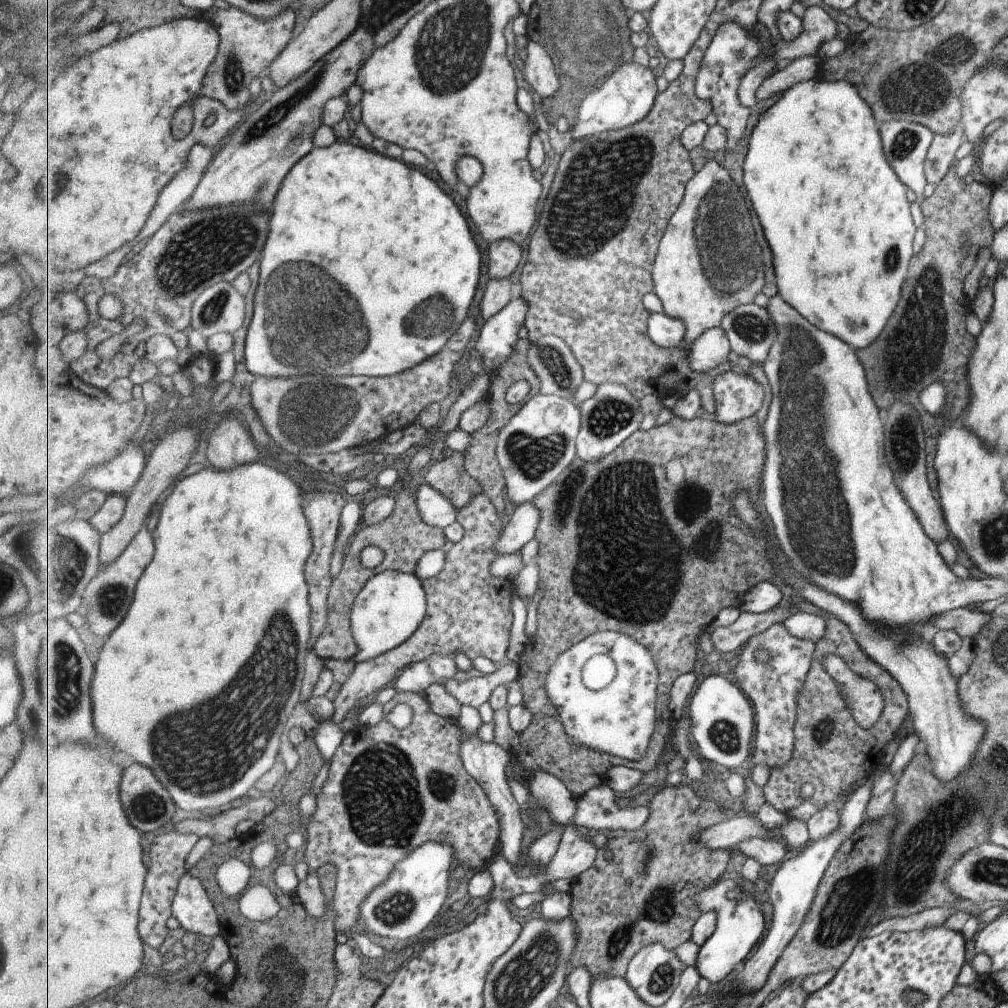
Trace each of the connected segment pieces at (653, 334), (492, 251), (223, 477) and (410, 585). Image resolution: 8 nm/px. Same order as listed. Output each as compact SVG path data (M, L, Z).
M652 313L648 320L647 334L666 349L677 348L686 338L686 324L667 313Z
M510 240L499 241L489 246L488 250L488 273L491 279L508 279L521 264L523 252L517 243Z
M261 460L250 463L242 467L230 471L218 471L213 466L206 464L205 468L200 472L185 476L183 479L176 483L173 491L166 496L158 512L158 521L153 529L152 535L154 542L156 543L156 556L153 559L151 565L145 570L144 576L140 578L138 582L136 593L129 609L127 616L124 618L125 622L122 622L106 639L100 652L100 659L97 661L95 667L95 674L92 680L92 709L94 716L94 725L97 732L99 732L104 738L105 742L109 742L109 747L117 752L125 752L129 756L133 756L135 760L139 760L141 764L153 768L153 772L157 774L157 778L161 778L161 782L165 782L165 788L169 790L169 794L173 794L173 800L177 804L179 810L187 811L191 813L199 813L202 810L211 810L211 808L221 808L225 804L231 804L238 798L243 798L249 794L251 788L255 788L255 784L275 766L277 758L279 758L281 750L281 736L283 736L283 730L285 730L285 724L293 712L293 708L297 706L299 697L303 696L303 681L306 672L306 654L309 649L310 638L312 637L312 606L311 606L311 590L307 588L307 582L305 582L305 574L303 574L303 568L305 568L305 562L307 558L312 556L313 540L311 540L311 528L309 528L309 522L307 522L307 516L304 513L304 492L301 488L285 474L277 466L267 466L267 464L261 464Z
M395 569L377 573L361 590L353 605L353 634L358 646L357 663L373 660L389 652L417 632L428 612L428 594L415 573Z

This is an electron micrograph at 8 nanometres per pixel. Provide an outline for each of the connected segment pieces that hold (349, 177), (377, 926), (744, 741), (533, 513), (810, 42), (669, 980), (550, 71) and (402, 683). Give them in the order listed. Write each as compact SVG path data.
M335 141L328 147L317 147L307 157L299 161L288 174L280 193L274 202L272 222L268 242L261 260L261 284L255 297L252 320L245 338L244 364L246 370L254 376L273 378L295 378L325 374L361 374L370 377L388 377L412 369L436 356L452 336L460 329L473 304L477 284L481 280L483 254L475 242L475 236L469 228L469 222L463 218L455 200L439 188L435 180L425 176L421 170L407 166L401 160L387 158L369 148L353 146Z
M427 841L419 849L413 850L402 861L396 864L396 869L392 872L389 880L376 886L375 890L364 900L360 910L360 918L368 927L368 935L371 937L391 937L397 940L407 940L417 934L421 934L431 922L440 918L439 912L449 897L453 884L450 881L449 874L457 860L454 846L449 843Z
M723 671L700 679L689 702L690 732L697 744L697 754L702 760L711 760L727 768L741 766L753 753L756 733L756 714L750 698L744 691L729 682Z
M533 501L514 507L496 546L498 556L517 552L531 542L541 517L542 510Z
M809 5L804 10L804 31L794 41L782 40L771 43L770 32L761 22L754 28L753 34L762 40L762 54L754 61L754 66L765 59L795 60L816 56L819 46L835 36L835 20L830 18L821 5Z
M653 943L636 954L625 977L649 1006L660 1007L679 988L685 967L674 950Z
M530 39L526 46L526 52L524 80L541 98L555 96L559 92L559 76L557 76L553 58L545 50L545 46Z
M433 655L431 658L405 669L392 686L397 693L425 694L431 685L438 684L440 680L455 678L457 670L459 668L453 658L445 655Z

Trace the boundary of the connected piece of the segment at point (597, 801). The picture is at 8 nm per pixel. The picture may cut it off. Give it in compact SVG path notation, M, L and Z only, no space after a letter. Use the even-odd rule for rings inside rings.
M605 785L587 790L577 798L575 825L599 830L637 830L649 820L650 806L619 808L608 798Z

